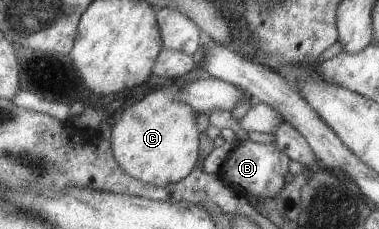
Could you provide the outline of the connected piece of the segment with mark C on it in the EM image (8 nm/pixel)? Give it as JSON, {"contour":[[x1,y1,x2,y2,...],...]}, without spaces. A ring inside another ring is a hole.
{"contour":[[189,79,154,89,139,101,129,103,109,135,112,152,122,170,150,186,168,186,187,177,199,159,198,113,178,94]]}

